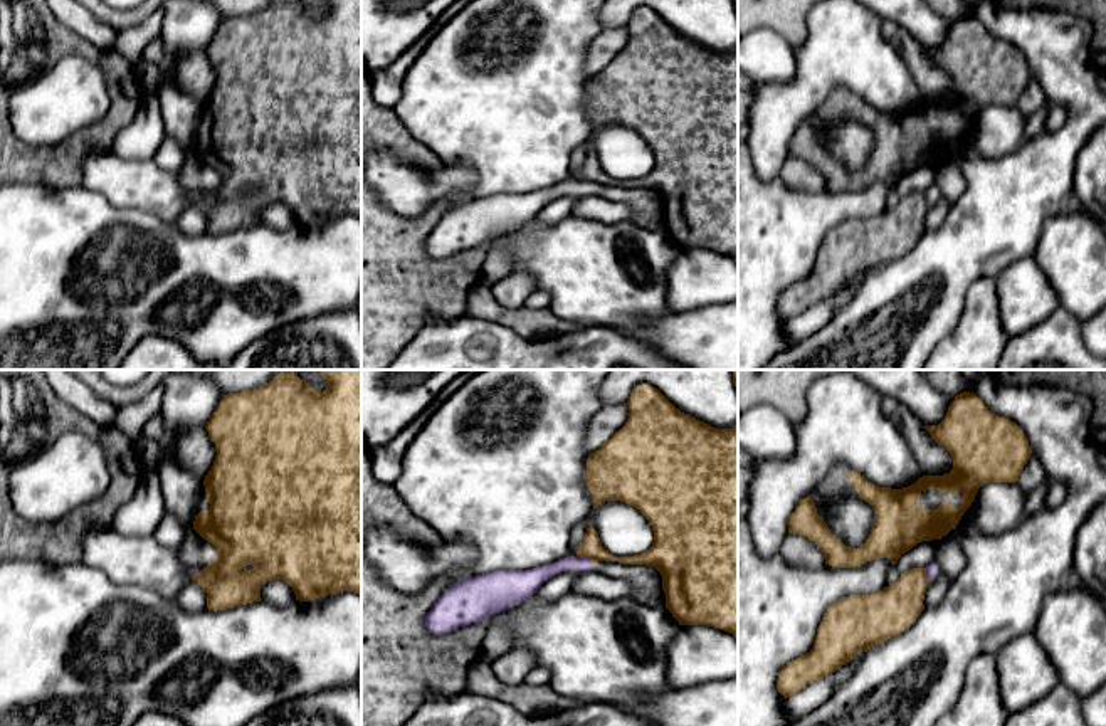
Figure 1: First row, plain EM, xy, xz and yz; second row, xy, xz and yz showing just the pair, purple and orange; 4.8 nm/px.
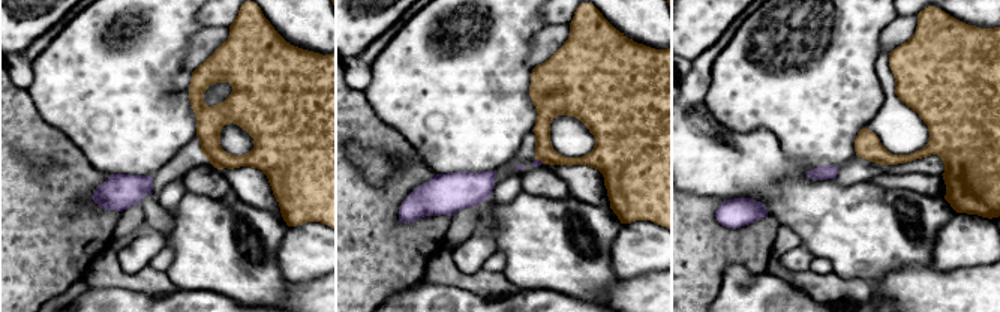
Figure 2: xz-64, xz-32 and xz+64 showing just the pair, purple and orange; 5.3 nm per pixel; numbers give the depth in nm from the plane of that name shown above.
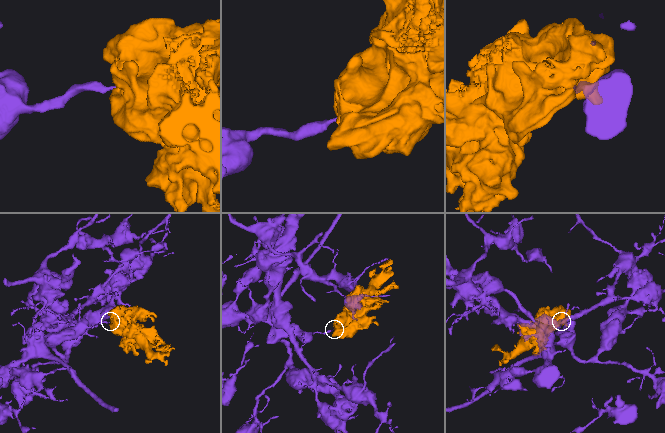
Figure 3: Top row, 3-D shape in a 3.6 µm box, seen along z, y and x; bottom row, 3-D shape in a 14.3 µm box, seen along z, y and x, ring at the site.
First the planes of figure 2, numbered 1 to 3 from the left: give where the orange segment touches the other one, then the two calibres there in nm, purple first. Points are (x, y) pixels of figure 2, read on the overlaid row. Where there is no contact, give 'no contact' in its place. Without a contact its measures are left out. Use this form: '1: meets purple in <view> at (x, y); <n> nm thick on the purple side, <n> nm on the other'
1: no contact
2: meets purple in xz-32 at (540, 161); 40 nm thick on the purple side, 110 nm on the other
3: no contact

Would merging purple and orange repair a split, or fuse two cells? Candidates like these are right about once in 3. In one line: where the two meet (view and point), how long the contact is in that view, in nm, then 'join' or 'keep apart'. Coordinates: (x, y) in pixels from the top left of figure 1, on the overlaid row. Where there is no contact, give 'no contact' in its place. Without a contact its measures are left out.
contact xz (585, 558); length 90 nm; keep apart

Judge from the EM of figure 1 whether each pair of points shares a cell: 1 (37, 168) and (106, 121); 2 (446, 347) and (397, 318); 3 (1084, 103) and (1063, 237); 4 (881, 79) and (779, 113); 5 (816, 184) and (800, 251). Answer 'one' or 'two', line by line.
1: one
2: two
3: two
4: one
5: two

